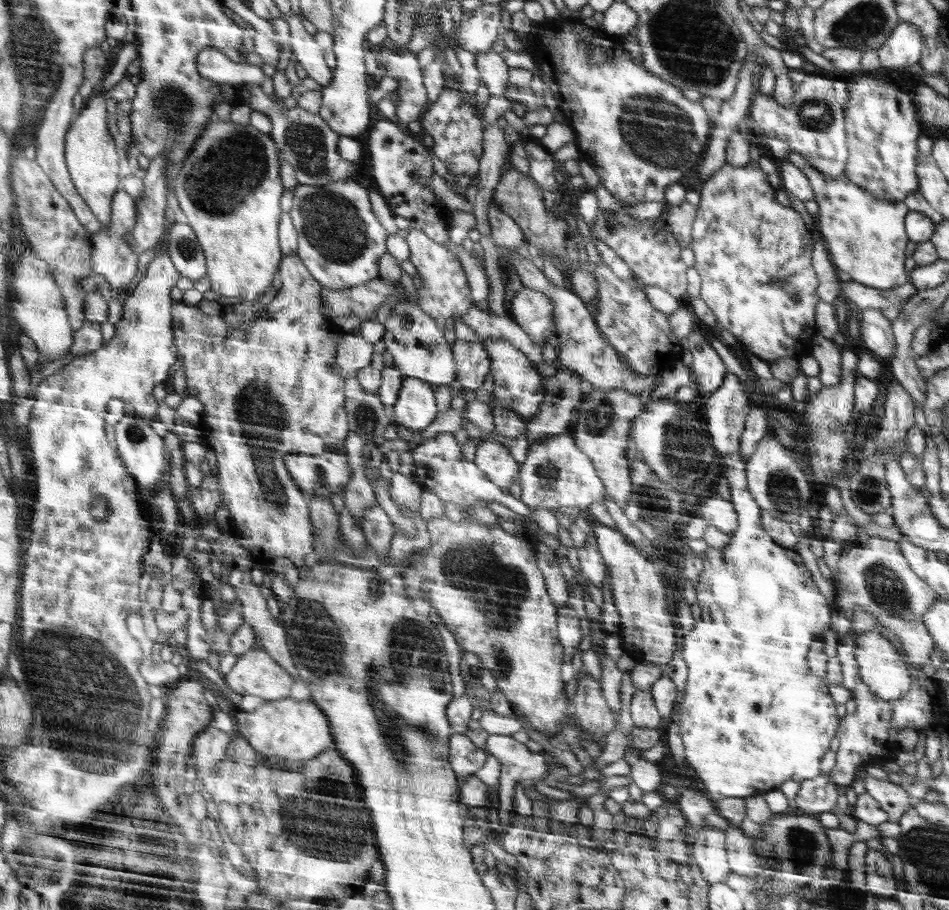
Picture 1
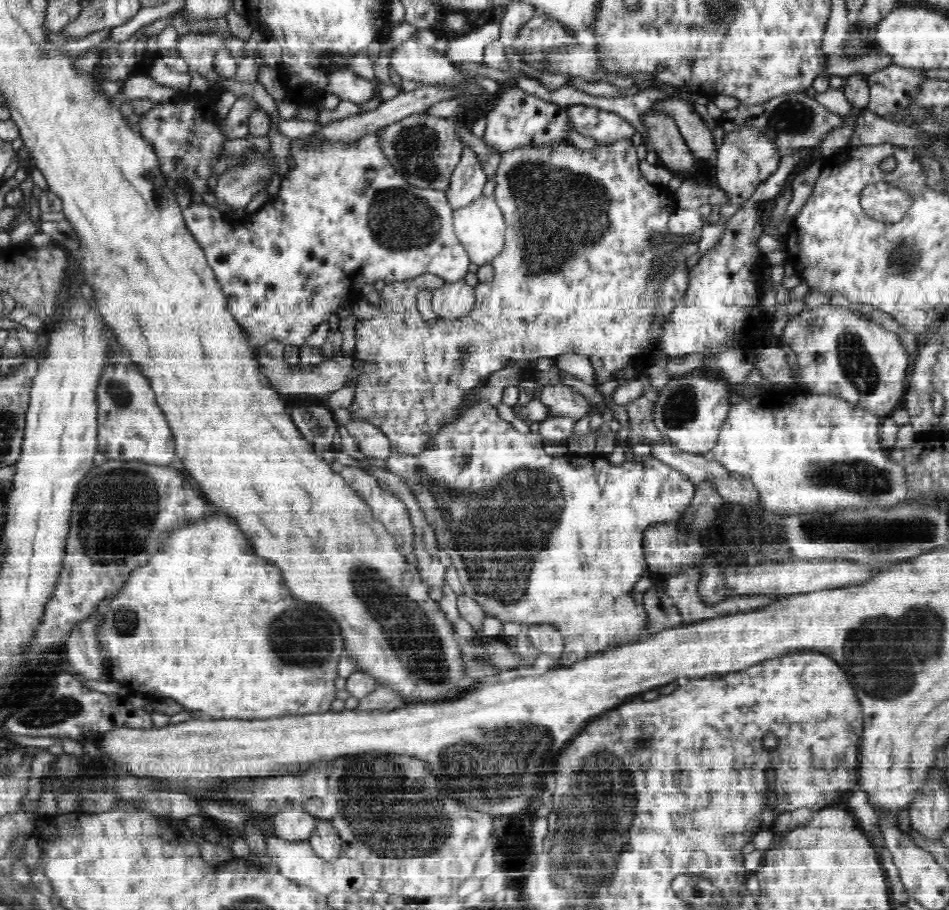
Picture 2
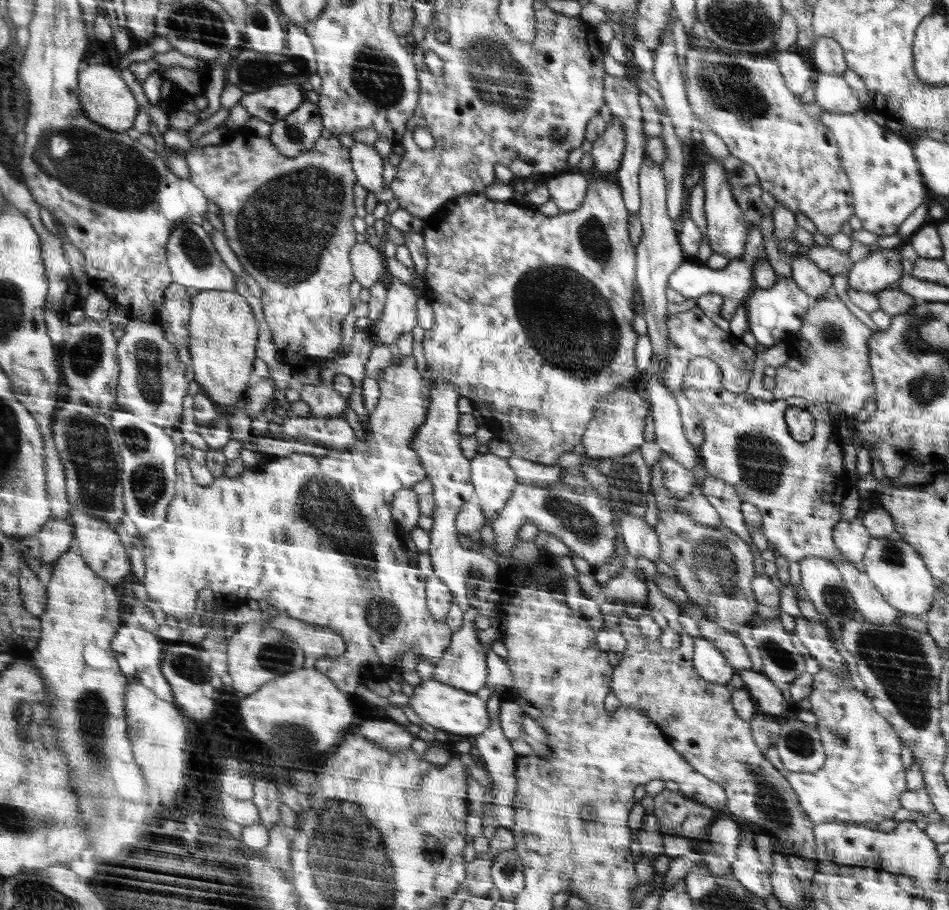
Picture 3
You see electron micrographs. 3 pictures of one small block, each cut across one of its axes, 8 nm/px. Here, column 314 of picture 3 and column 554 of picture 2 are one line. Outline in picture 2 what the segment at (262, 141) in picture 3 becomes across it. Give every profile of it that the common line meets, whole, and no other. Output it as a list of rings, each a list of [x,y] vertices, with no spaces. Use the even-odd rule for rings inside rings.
[[[623,139],[614,142],[609,146],[597,145],[592,150],[579,150],[573,145],[550,144],[544,148],[519,147],[501,153],[501,159],[495,173],[495,189],[493,195],[500,211],[504,214],[506,223],[505,244],[500,254],[492,259],[494,276],[492,281],[479,283],[475,286],[475,304],[473,308],[465,313],[464,316],[457,317],[456,320],[424,320],[416,308],[416,294],[420,288],[433,290],[442,288],[445,283],[443,278],[436,274],[422,274],[418,278],[408,280],[390,281],[384,286],[382,298],[382,318],[372,318],[372,320],[358,321],[356,324],[356,342],[358,342],[358,358],[363,362],[362,374],[358,376],[358,390],[354,390],[351,397],[346,401],[347,409],[353,414],[355,420],[363,420],[377,426],[394,446],[395,450],[404,454],[420,454],[428,448],[432,438],[448,424],[460,420],[463,414],[469,409],[469,402],[465,396],[476,390],[478,387],[487,383],[487,378],[503,368],[516,366],[524,367],[527,363],[544,358],[549,362],[562,354],[578,354],[588,357],[594,367],[595,380],[598,383],[608,382],[632,360],[638,360],[646,350],[648,344],[654,336],[661,336],[665,320],[671,314],[672,309],[678,304],[679,299],[683,297],[688,283],[690,283],[689,267],[686,261],[662,261],[666,256],[672,258],[678,254],[680,244],[668,244],[664,248],[652,248],[650,238],[654,234],[668,234],[667,224],[670,216],[677,210],[677,204],[674,204],[672,198],[666,194],[658,192],[656,186],[648,182],[638,169],[638,163],[641,161],[636,157],[637,148],[630,139]],[[656,262],[661,265],[656,269]]]

